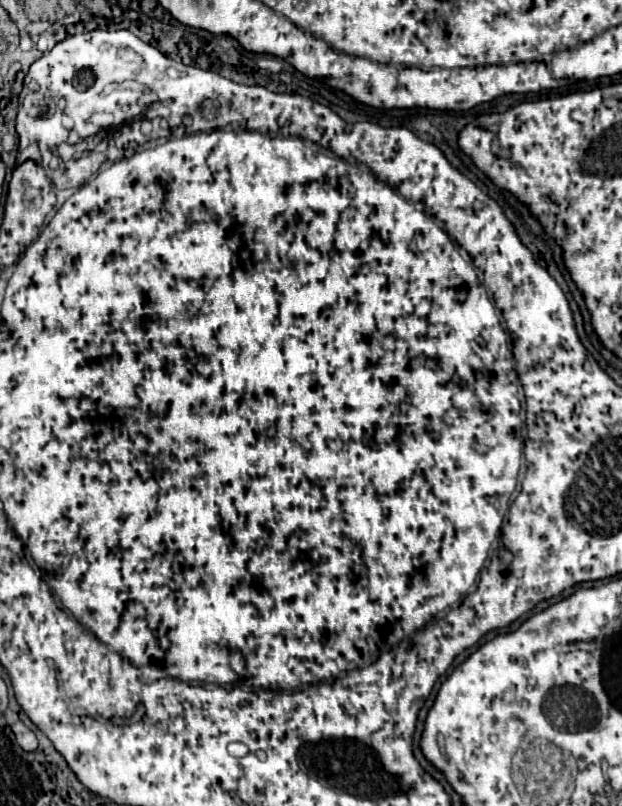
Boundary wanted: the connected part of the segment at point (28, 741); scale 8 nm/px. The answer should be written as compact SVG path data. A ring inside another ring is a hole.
M15 723L15 725L11 725L11 729L13 729L17 743L21 745L23 751L35 751L37 749L37 737L25 723Z

